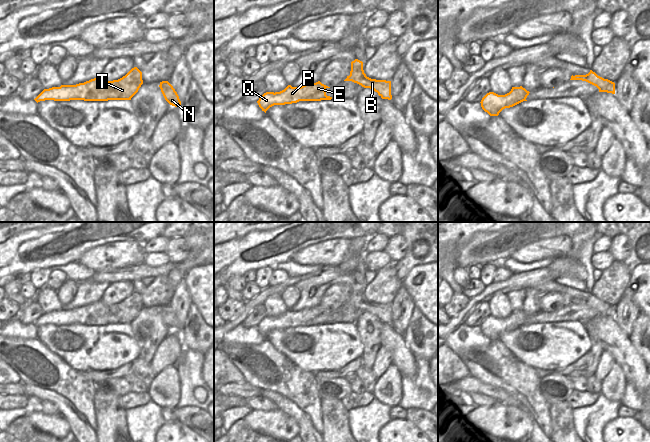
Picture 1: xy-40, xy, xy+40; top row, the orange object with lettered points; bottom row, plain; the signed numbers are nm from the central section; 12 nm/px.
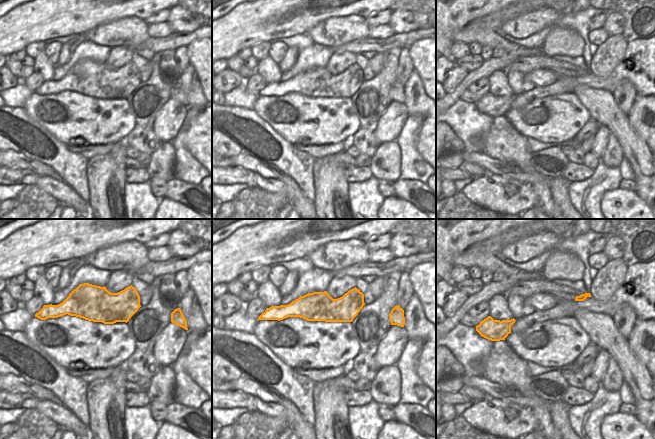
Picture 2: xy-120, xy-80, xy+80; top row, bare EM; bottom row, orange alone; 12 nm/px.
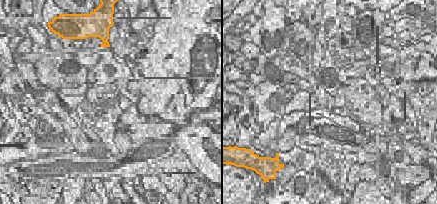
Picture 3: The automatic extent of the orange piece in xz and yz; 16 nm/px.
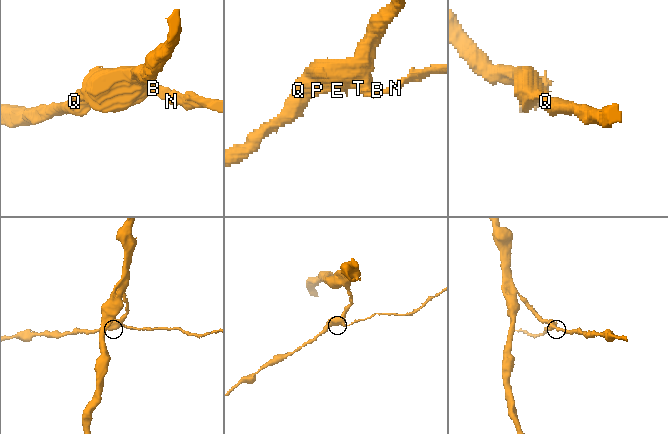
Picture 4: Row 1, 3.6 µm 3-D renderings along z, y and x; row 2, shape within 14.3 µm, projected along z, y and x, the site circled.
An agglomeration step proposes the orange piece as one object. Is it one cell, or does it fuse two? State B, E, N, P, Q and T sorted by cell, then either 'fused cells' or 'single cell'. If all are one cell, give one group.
groups B N / E P Q T; fused cells

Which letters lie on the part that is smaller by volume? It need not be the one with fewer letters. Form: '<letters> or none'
B, N

